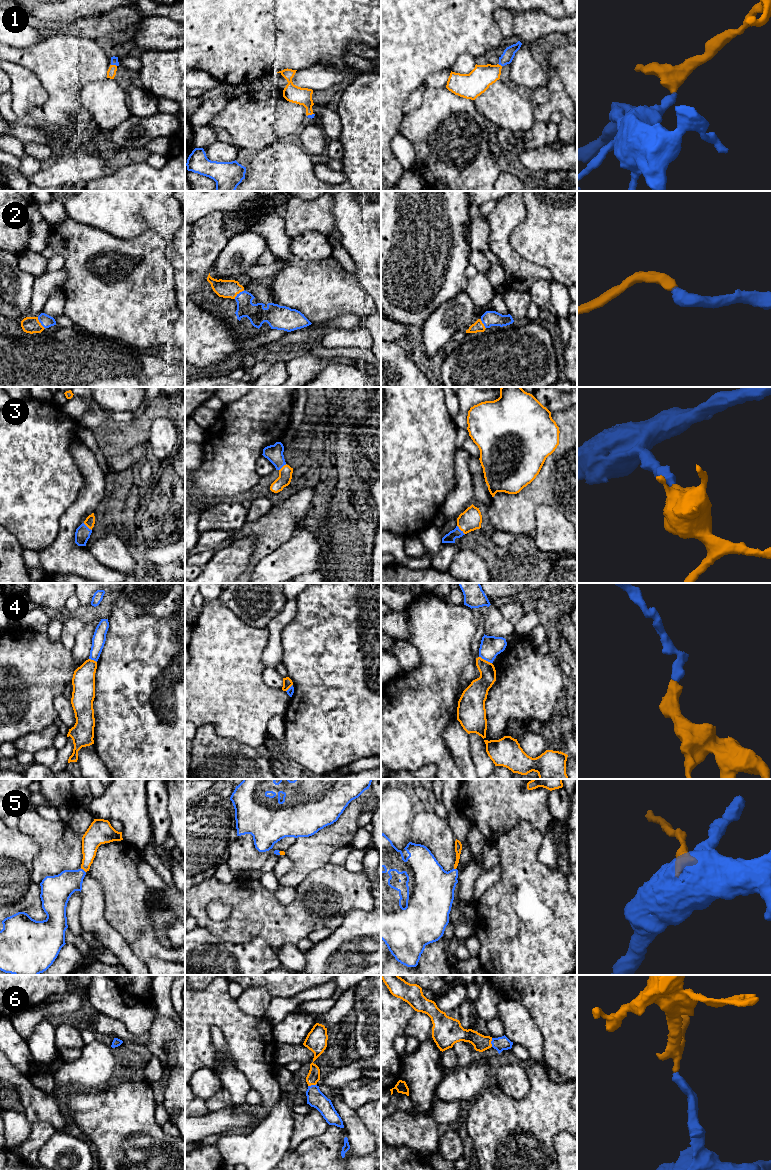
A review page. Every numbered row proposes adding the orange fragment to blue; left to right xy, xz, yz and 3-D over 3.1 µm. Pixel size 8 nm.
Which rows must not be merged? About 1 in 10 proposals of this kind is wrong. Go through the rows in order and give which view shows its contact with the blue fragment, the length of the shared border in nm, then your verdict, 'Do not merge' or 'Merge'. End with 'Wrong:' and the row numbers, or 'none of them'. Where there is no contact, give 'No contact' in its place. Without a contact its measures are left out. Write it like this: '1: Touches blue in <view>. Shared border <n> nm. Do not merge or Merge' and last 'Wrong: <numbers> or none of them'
1: Touches blue in xy. Shared border 50 nm. Merge
2: Touches blue in xy. Shared border 120 nm. Merge
3: Touches blue in yz. Shared border 100 nm. Merge
4: Touches blue in yz. Shared border 120 nm. Do not merge
5: Touches blue in xy. Shared border 60 nm. Merge
6: Touches blue in xz. Shared border 80 nm. Merge
Wrong: 4

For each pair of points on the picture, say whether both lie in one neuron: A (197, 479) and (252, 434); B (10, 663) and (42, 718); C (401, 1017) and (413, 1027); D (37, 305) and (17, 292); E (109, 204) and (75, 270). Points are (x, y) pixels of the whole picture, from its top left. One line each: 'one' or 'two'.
A: one
B: one
C: two
D: two
E: two

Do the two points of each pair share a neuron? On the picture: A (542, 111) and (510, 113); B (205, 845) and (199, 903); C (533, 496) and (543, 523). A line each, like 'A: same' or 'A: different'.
A: different
B: different
C: different

